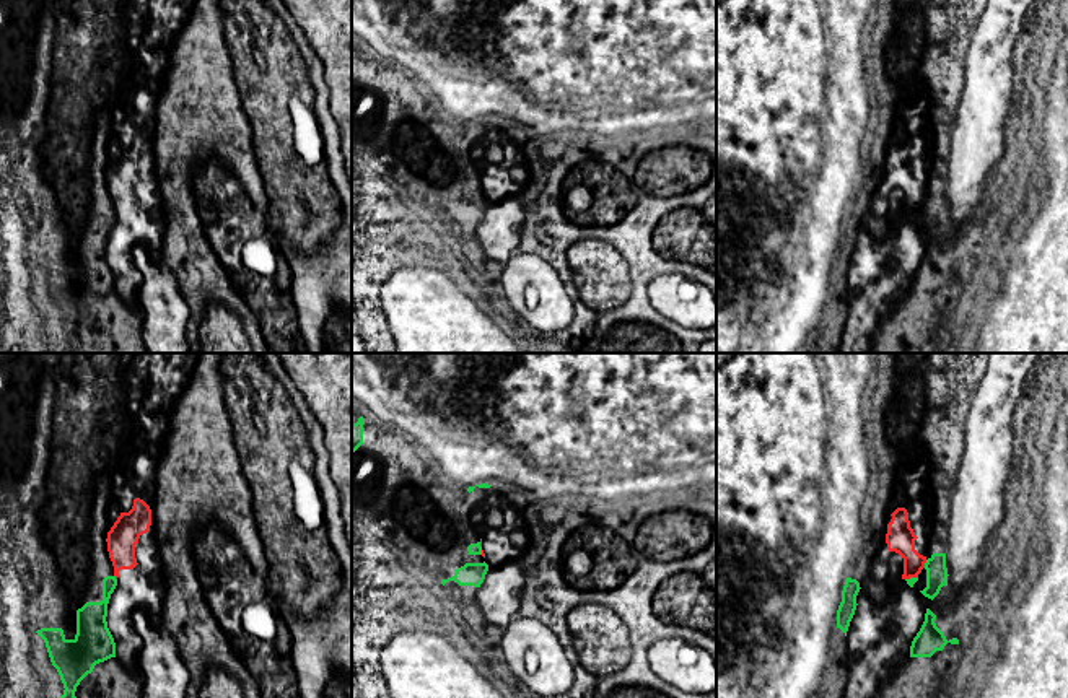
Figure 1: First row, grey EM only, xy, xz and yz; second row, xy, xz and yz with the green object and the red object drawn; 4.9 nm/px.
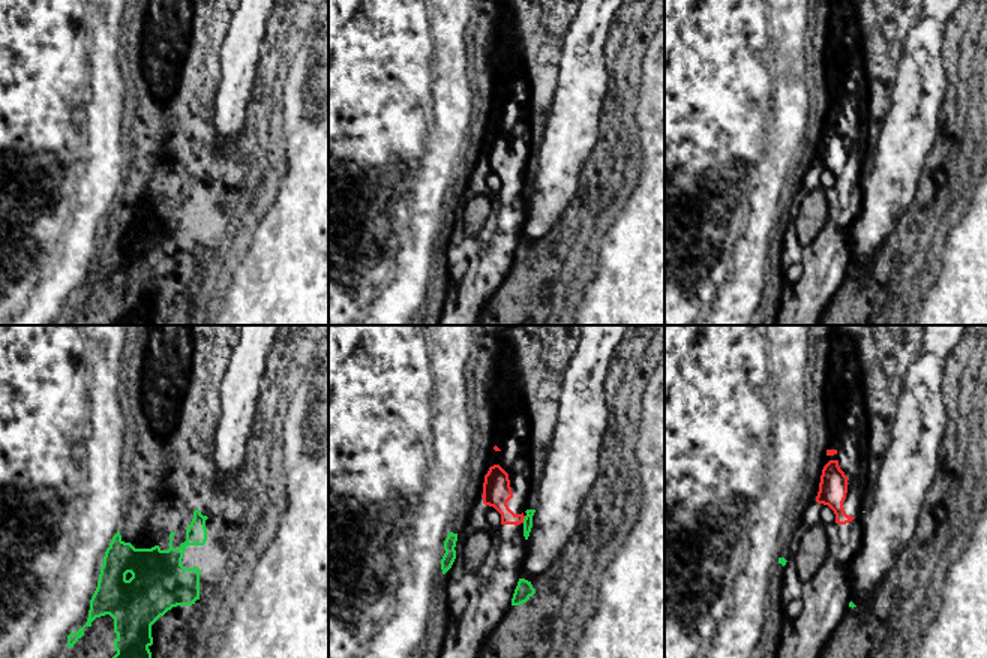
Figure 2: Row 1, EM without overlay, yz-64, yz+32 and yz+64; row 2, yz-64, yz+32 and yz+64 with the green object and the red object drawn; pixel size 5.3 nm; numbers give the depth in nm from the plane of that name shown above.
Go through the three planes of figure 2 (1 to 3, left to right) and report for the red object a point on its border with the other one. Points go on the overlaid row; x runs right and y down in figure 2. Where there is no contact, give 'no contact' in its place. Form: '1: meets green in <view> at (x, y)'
1: no contact
2: meets green in yz+32 at (524, 519)
3: no contact

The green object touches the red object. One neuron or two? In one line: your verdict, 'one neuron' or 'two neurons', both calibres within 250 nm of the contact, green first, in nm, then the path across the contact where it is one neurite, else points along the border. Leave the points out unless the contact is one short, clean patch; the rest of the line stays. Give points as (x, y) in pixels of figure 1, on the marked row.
two neurons; 110 nm thick on the green side, 140 nm on the other; border along yz (927, 560), (923, 567)

